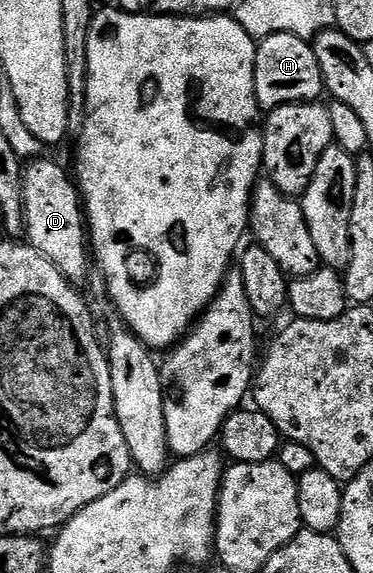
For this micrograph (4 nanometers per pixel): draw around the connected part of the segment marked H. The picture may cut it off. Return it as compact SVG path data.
M287 33L261 38L254 60L254 94L263 110L278 109L281 105L314 103L323 93L320 63L316 63L314 46L307 38Z

